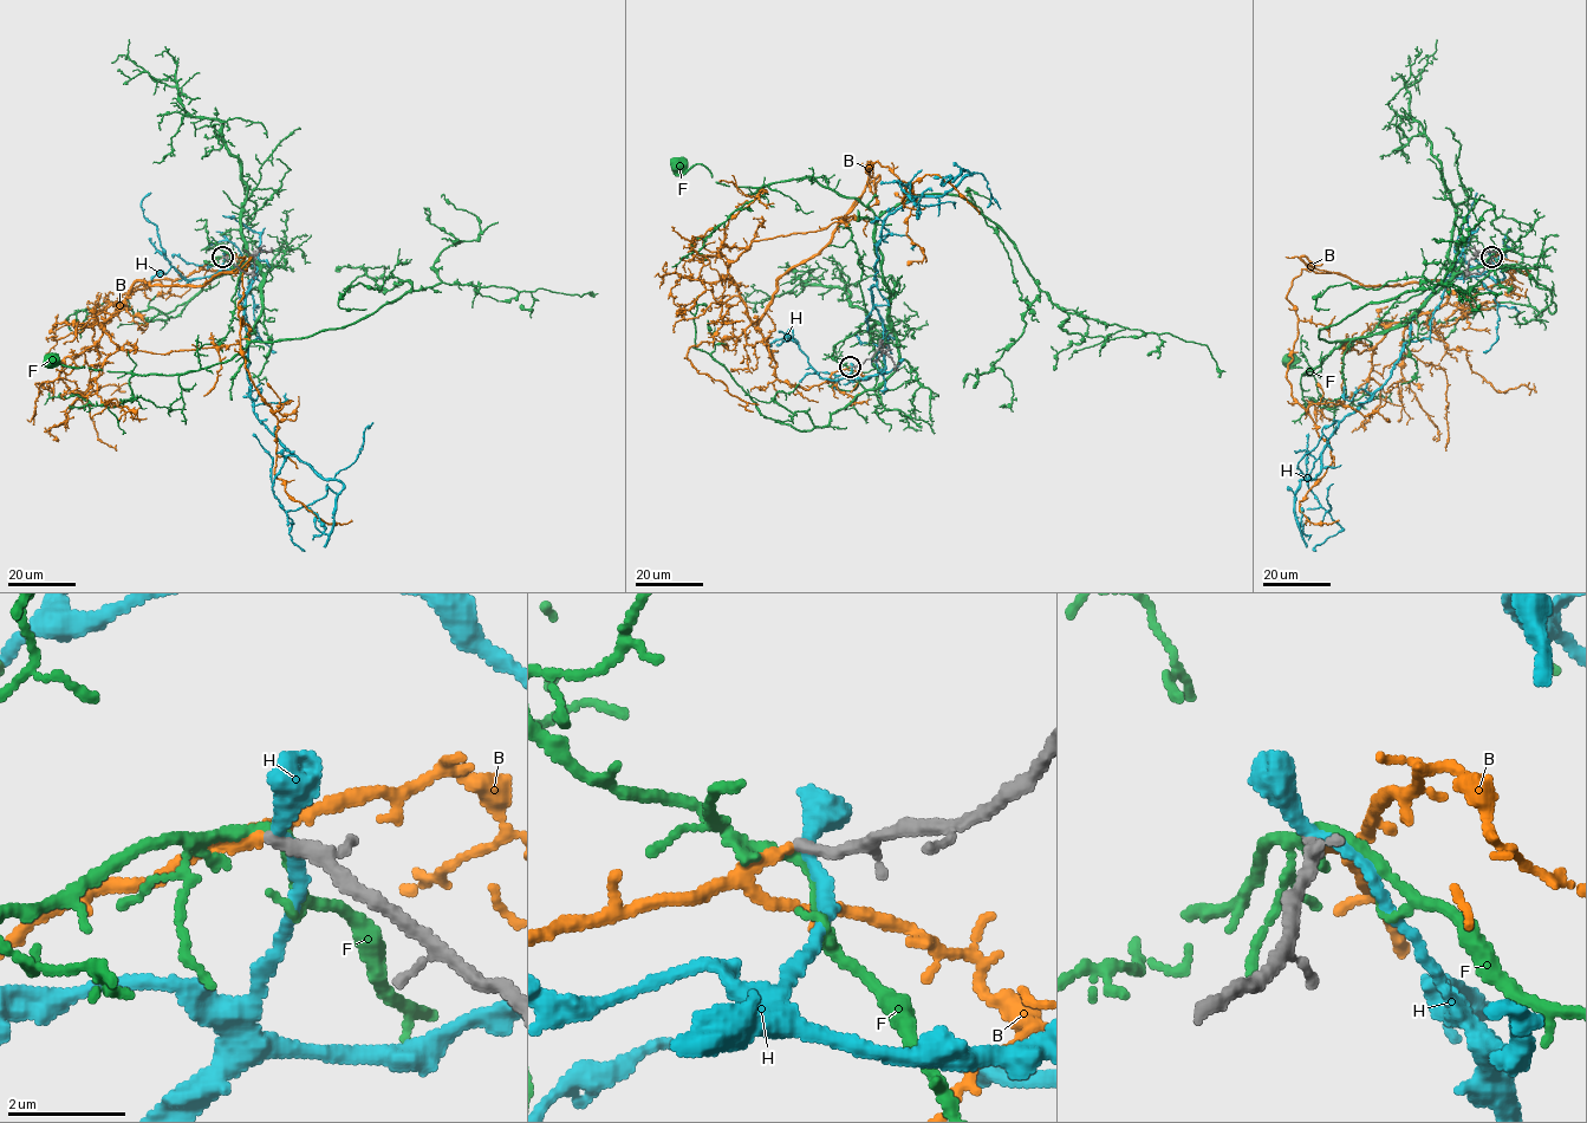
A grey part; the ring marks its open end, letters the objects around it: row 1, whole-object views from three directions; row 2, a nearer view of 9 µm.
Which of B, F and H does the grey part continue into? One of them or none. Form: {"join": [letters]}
{"join": ["B"]}

